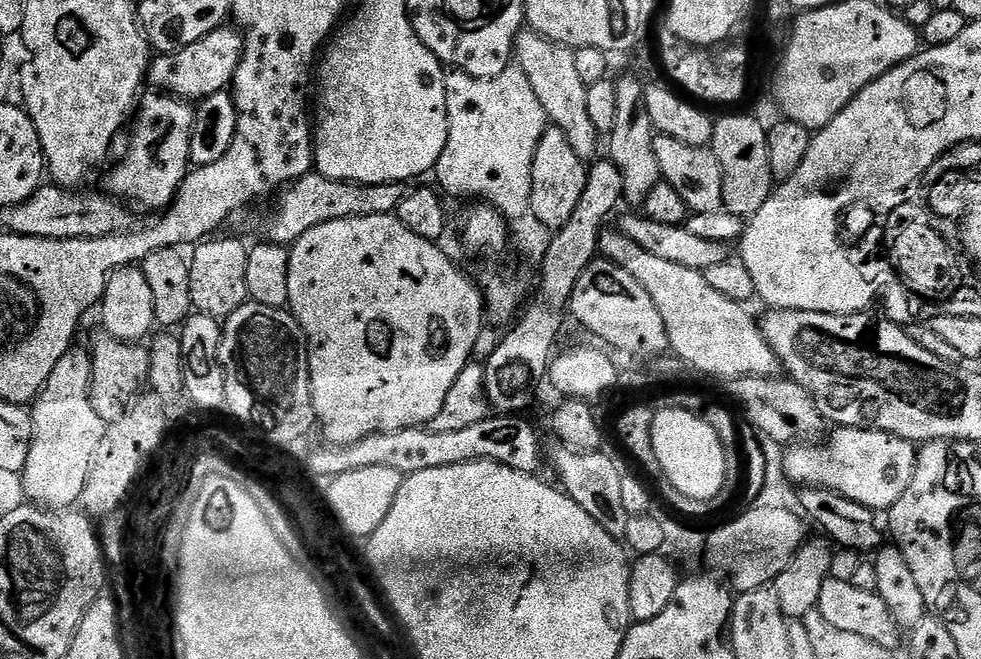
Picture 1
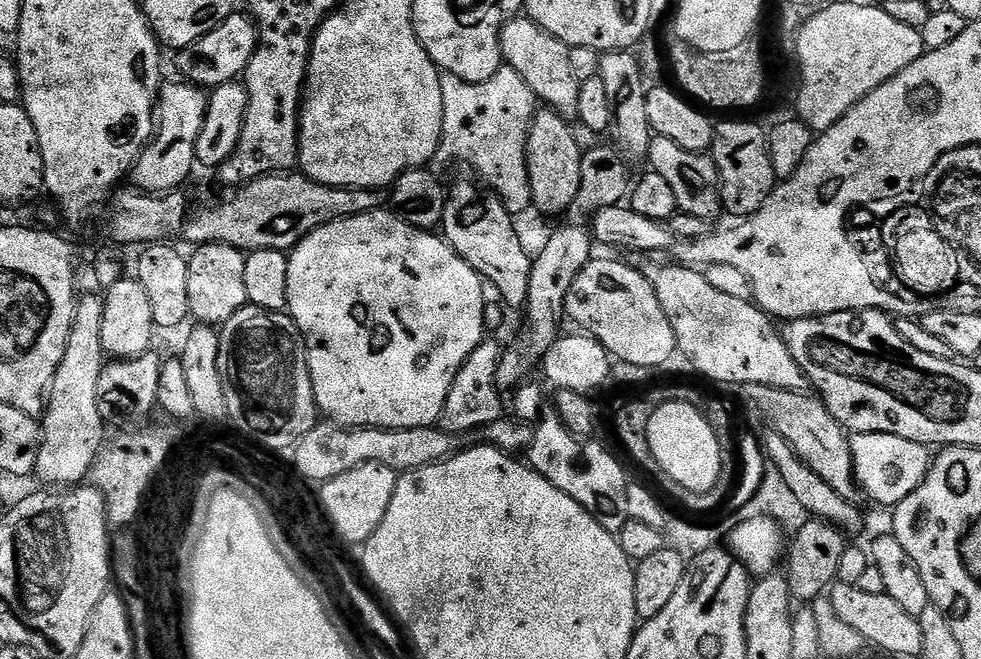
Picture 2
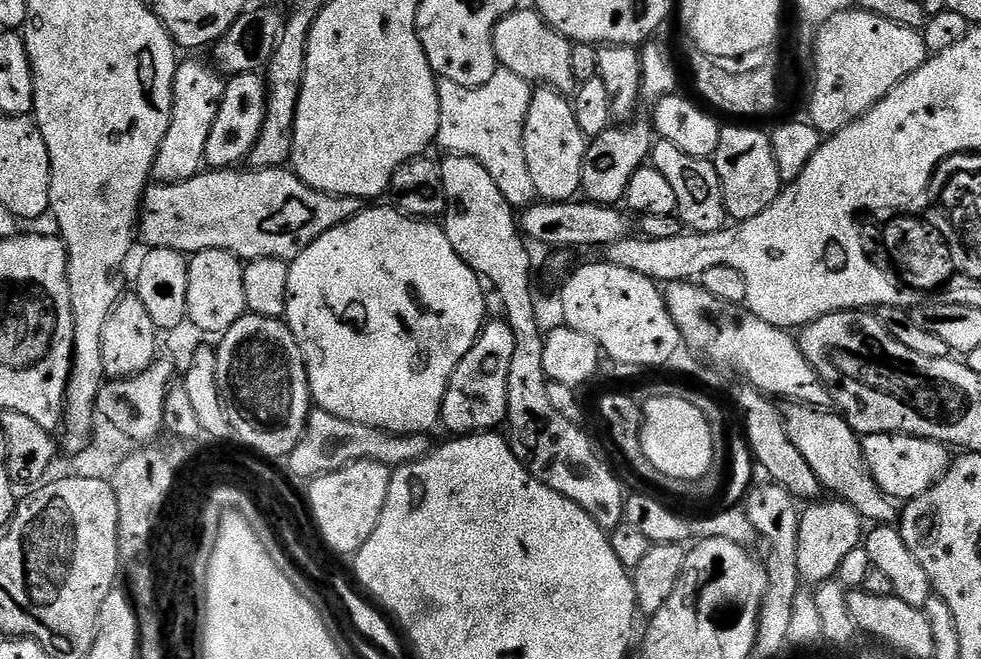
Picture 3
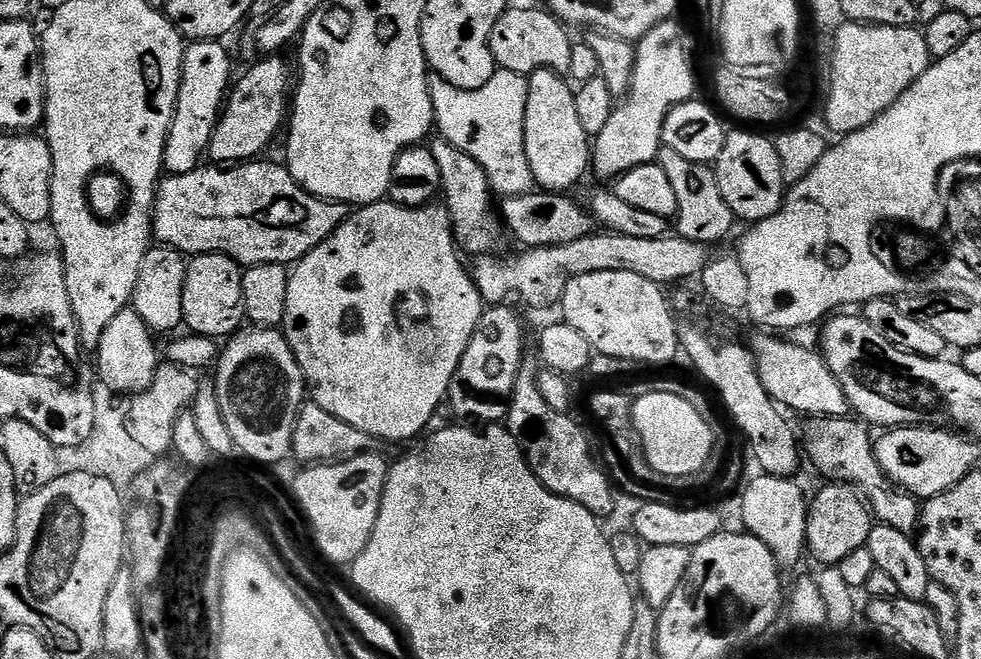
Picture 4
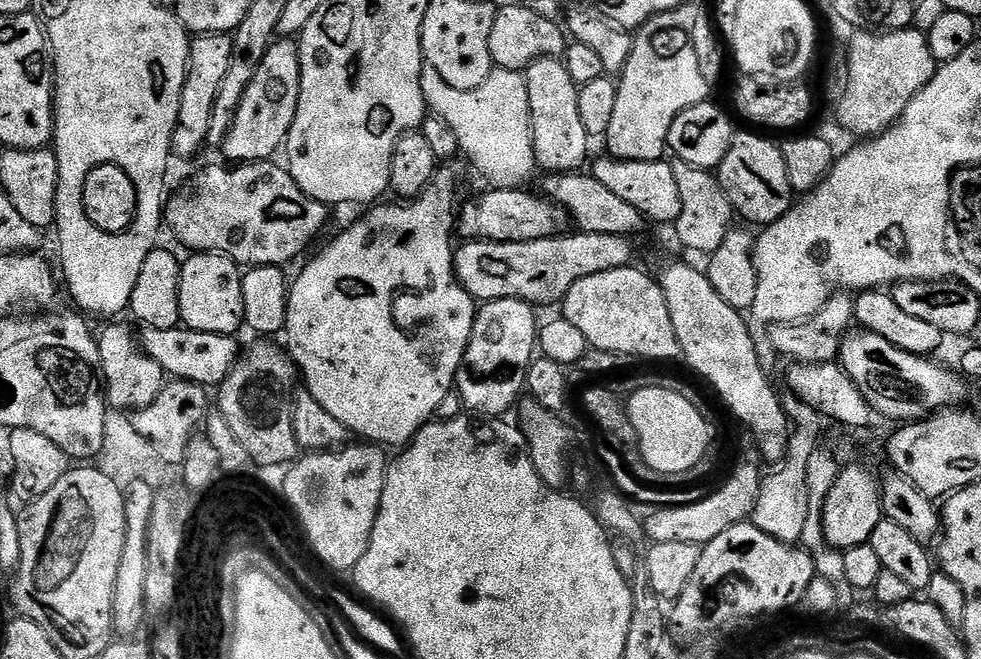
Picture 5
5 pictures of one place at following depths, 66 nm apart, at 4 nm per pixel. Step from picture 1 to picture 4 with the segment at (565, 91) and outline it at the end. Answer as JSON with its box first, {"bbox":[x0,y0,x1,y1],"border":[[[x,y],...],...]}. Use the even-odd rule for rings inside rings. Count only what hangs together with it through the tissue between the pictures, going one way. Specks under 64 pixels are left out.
{"bbox":[490,6,574,74],"border":[[[510,6],[494,22],[494,30],[490,30],[490,50],[497,65],[506,72],[531,74],[549,68],[561,74],[570,70],[570,50],[574,43],[569,29],[561,24],[551,11],[540,8],[516,8]]]}

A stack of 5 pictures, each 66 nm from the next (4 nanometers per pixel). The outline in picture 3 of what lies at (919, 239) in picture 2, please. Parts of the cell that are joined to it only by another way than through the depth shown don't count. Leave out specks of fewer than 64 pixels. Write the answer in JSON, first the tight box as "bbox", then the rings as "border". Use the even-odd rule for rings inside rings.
{"bbox":[884,214,957,294],"border":[[[896,214],[892,221],[884,228],[884,248],[888,251],[888,256],[896,260],[897,268],[902,272],[900,274],[903,283],[910,288],[916,288],[919,292],[925,294],[935,293],[952,281],[953,276],[957,275],[956,256],[948,244],[948,240],[937,230],[935,224],[927,219],[919,220],[916,216],[904,217],[904,214]]]}

